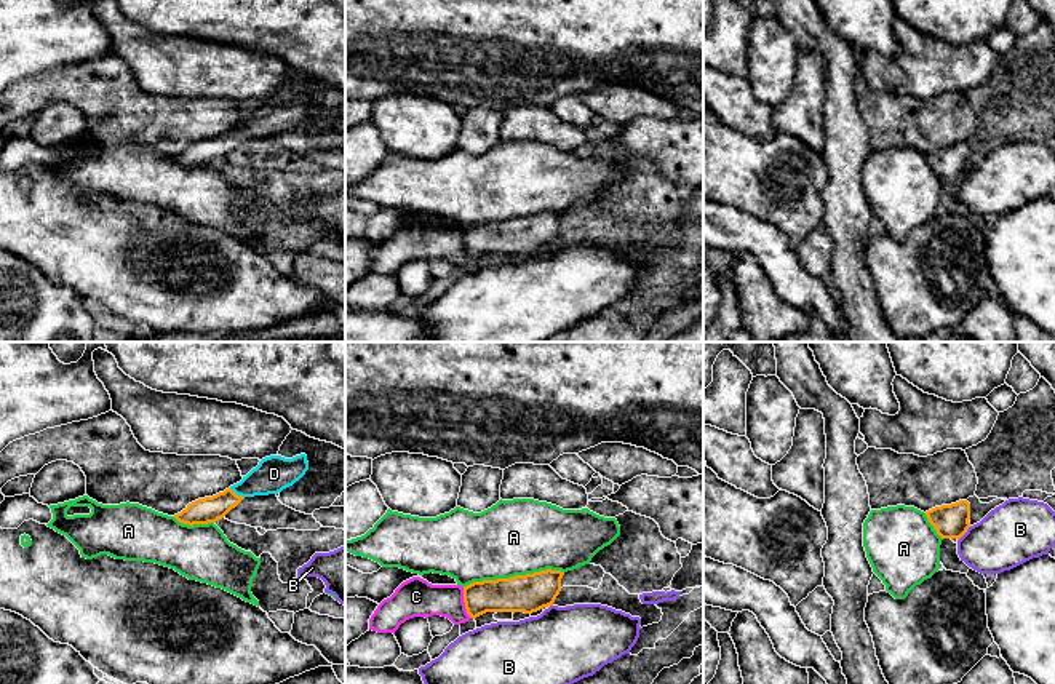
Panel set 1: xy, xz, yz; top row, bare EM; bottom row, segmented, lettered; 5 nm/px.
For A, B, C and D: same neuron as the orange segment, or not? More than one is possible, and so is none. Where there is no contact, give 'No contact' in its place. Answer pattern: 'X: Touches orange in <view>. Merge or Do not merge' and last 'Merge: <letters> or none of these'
A: Touches orange in xz. Do not merge
B: Touches orange in yz. Do not merge
C: Touches orange in xz. Do not merge
D: Touches orange in xy. Merge
Merge: D

